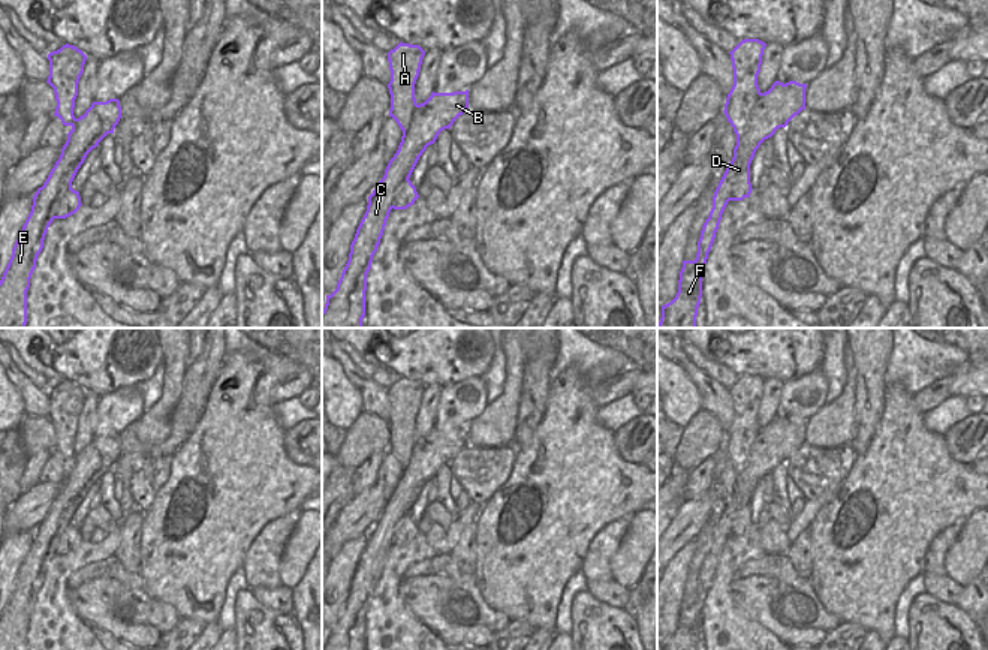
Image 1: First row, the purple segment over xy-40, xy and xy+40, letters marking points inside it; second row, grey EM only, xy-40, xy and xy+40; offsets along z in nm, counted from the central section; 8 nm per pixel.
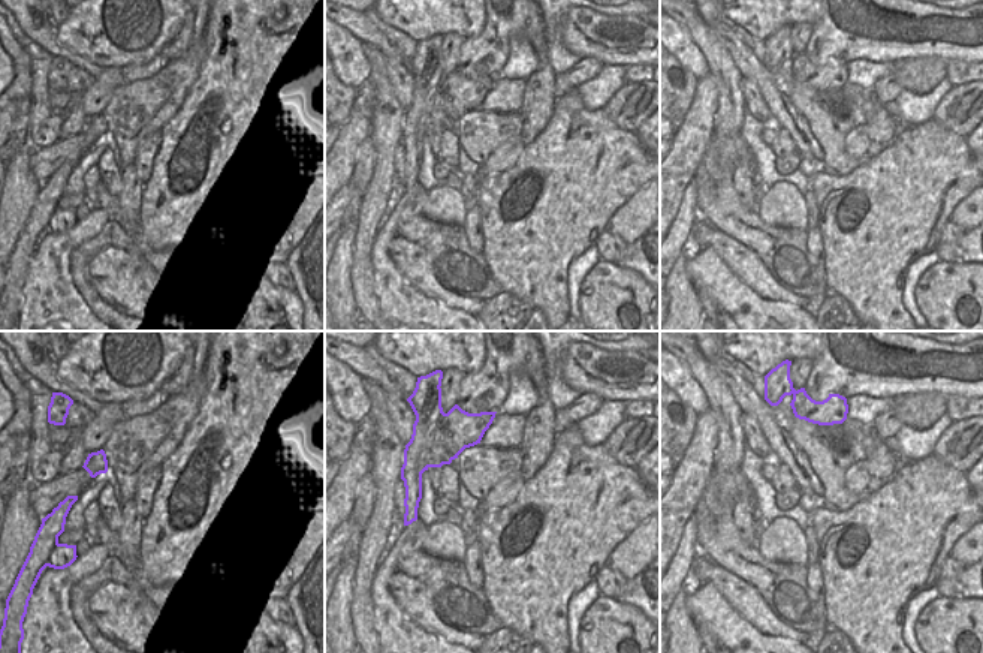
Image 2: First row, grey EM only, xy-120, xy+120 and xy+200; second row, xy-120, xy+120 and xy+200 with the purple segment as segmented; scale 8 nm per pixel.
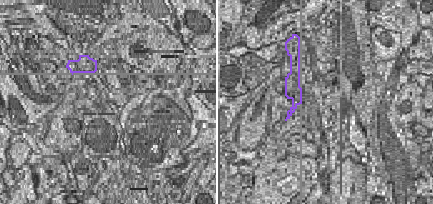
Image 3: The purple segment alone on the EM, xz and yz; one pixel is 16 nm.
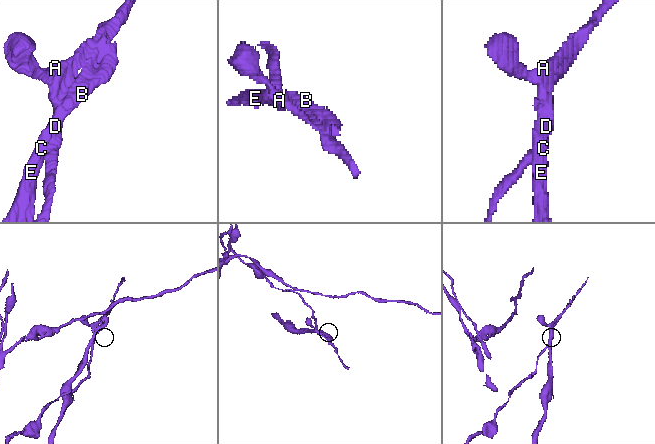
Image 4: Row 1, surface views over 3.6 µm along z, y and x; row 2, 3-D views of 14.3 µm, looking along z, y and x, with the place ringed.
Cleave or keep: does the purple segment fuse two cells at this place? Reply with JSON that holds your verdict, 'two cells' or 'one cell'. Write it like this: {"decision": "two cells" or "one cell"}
{"decision": "two cells"}

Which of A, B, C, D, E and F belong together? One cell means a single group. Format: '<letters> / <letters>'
A / B C D E F

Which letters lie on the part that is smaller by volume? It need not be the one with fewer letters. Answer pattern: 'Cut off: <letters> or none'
Cut off: A

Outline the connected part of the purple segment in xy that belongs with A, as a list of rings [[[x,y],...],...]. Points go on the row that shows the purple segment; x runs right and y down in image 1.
[[[403,42],[388,52],[391,70],[391,81],[388,84],[391,94],[389,117],[397,121],[403,133],[409,130],[418,109],[415,84],[424,55],[425,51],[419,45]]]

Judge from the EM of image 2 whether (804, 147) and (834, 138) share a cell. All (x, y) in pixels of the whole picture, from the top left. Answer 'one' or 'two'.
two

